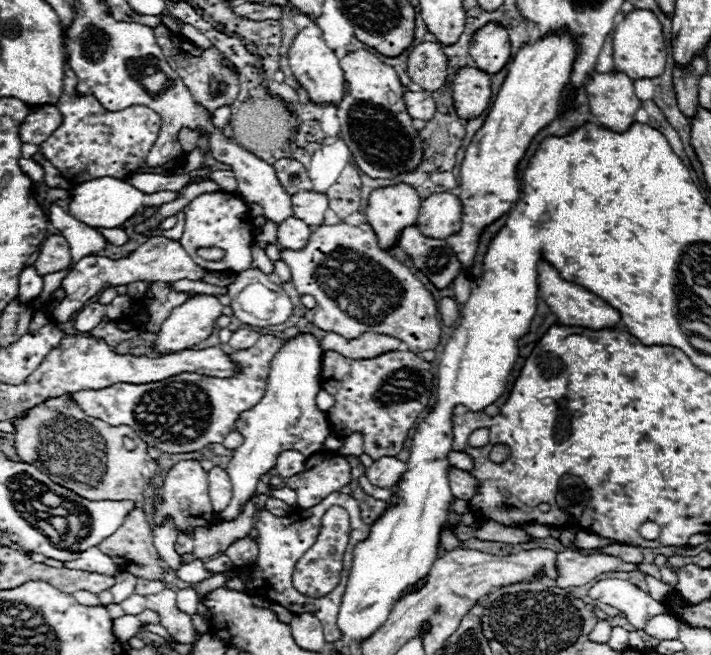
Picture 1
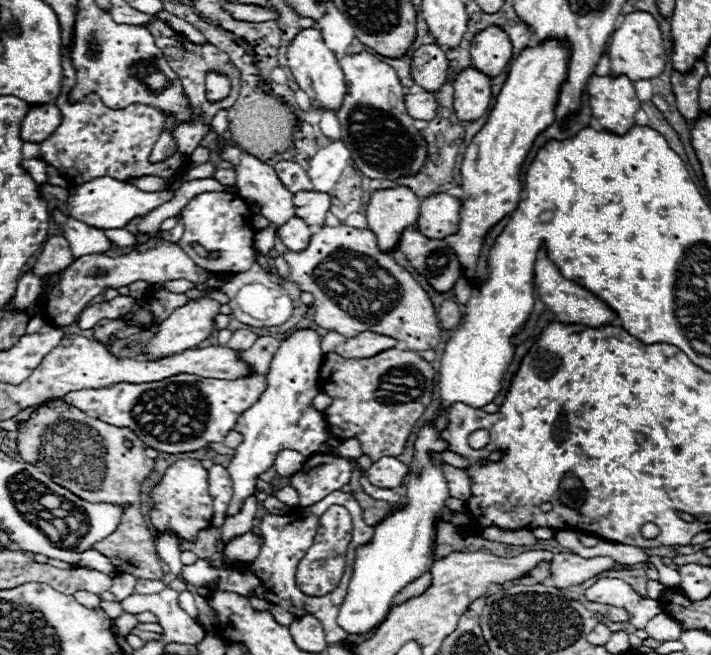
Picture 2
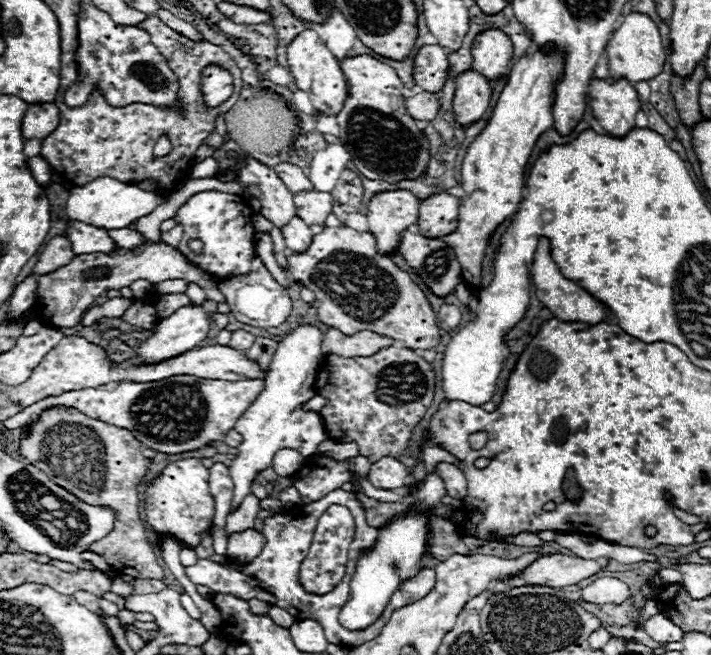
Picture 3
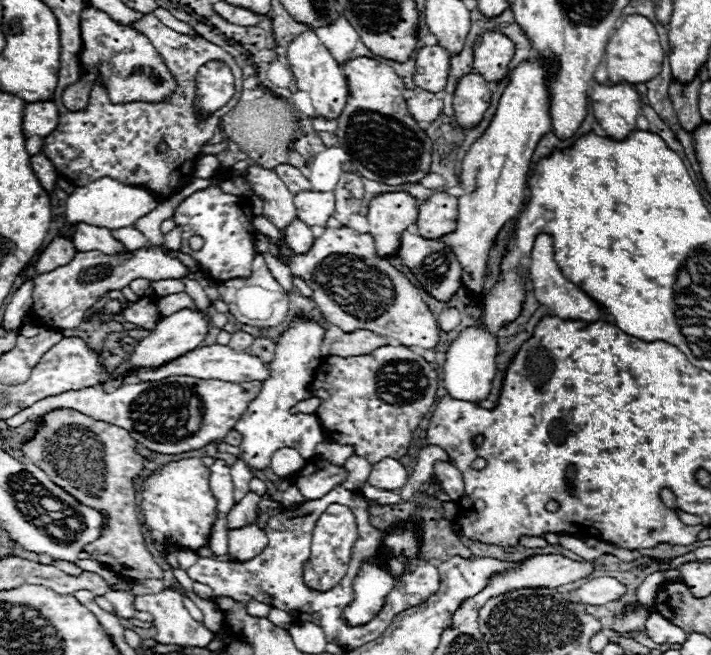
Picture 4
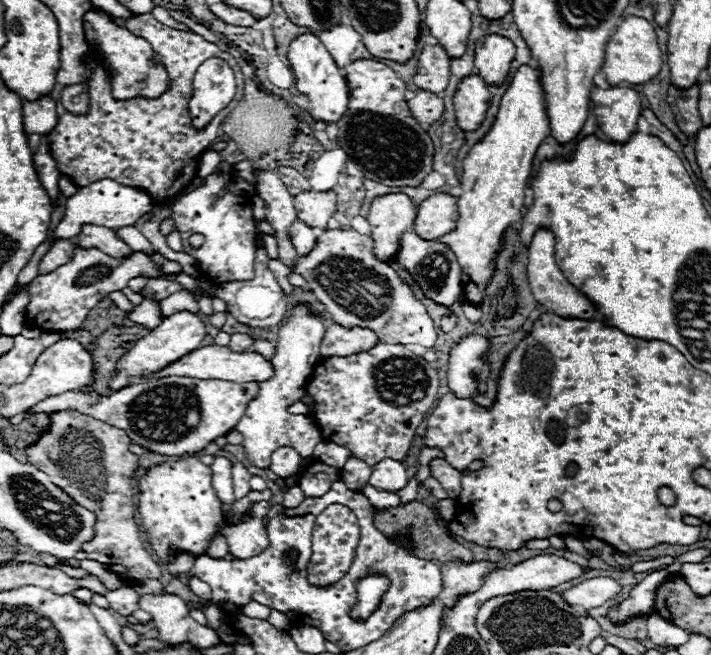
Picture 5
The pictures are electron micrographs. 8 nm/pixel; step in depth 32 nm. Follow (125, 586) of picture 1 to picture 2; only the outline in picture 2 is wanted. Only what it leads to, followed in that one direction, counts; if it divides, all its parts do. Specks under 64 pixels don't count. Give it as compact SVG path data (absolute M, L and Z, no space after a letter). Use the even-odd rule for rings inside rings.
M122 573L114 577L113 582L112 587L119 589L119 602L130 596L134 592L134 586L136 586L136 578L127 573Z

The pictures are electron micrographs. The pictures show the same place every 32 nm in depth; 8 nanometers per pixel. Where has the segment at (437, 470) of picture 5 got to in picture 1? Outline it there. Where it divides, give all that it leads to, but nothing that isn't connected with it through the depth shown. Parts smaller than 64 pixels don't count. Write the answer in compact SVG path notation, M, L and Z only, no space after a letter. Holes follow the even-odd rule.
M452 468L450 470L450 488L452 488L452 494L460 500L472 500L474 498L474 492L478 488L478 480L474 480L472 474L464 472L464 470L458 470L458 468Z

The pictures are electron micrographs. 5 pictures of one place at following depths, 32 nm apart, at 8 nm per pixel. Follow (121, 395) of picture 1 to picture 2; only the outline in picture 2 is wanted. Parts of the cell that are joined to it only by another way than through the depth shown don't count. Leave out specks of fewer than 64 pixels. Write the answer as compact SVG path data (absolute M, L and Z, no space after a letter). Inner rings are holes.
M260 336L252 348L238 352L238 356L252 366L252 374L242 376L238 380L216 380L194 374L178 374L150 384L120 382L98 390L90 388L68 392L60 398L50 398L42 404L59 399L66 400L68 404L74 404L88 416L100 418L106 424L132 428L134 434L138 434L138 438L150 448L168 454L194 452L212 442L222 442L226 434L234 430L238 416L258 402L266 388L266 374L278 346L280 340L272 336Z

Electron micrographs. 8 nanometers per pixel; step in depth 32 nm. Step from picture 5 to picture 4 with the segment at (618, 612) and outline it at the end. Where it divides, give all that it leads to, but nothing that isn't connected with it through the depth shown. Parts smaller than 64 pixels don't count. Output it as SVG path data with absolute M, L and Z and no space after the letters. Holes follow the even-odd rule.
M662 572L650 574L650 576L640 584L640 588L638 588L638 600L640 600L644 606L652 604L652 602L654 602L654 596L656 596L656 590L658 590L658 586L660 586L662 582L664 582Z

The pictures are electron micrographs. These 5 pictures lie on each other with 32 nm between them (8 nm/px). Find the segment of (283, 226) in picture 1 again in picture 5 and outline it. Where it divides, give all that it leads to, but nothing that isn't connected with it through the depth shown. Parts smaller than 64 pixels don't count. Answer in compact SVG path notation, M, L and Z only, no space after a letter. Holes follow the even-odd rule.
M296 220L296 222L290 226L290 240L292 240L296 252L298 252L300 256L304 256L304 254L308 254L308 252L314 248L314 244L316 244L316 234L314 234L314 230L312 230L310 226L306 226L304 222Z

